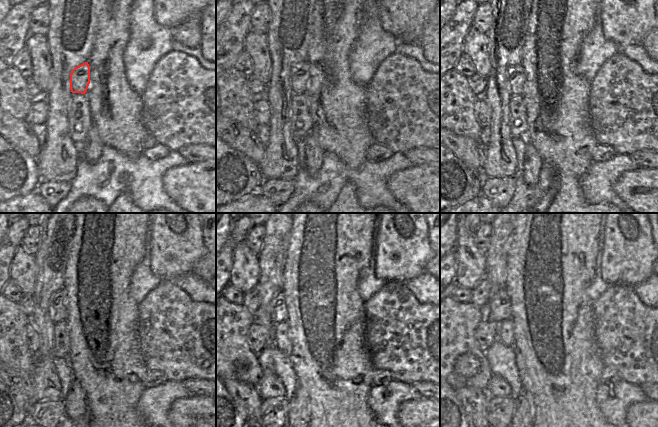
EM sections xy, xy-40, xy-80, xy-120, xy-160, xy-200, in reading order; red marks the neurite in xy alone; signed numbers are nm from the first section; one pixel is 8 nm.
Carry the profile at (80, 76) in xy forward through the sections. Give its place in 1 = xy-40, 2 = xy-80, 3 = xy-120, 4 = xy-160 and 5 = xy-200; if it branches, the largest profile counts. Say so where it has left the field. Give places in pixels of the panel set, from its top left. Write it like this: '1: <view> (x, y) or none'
1: xy-40 (299, 75)
2: xy-80 (516, 76)
3: xy-120 (56, 311)
4: xy-160 (278, 313)
5: xy-200 (497, 309)

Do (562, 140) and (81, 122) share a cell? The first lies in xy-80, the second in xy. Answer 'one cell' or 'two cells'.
two cells

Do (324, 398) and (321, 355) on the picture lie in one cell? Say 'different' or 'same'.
same

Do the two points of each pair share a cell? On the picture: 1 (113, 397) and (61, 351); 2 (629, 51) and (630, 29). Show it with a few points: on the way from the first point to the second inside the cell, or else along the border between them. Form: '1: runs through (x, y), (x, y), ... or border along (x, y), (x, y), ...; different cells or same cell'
1: border along (68, 333), (69, 351), (66, 358); different cells
2: border along (641, 42), (635, 45), (623, 46), (620, 49); different cells

